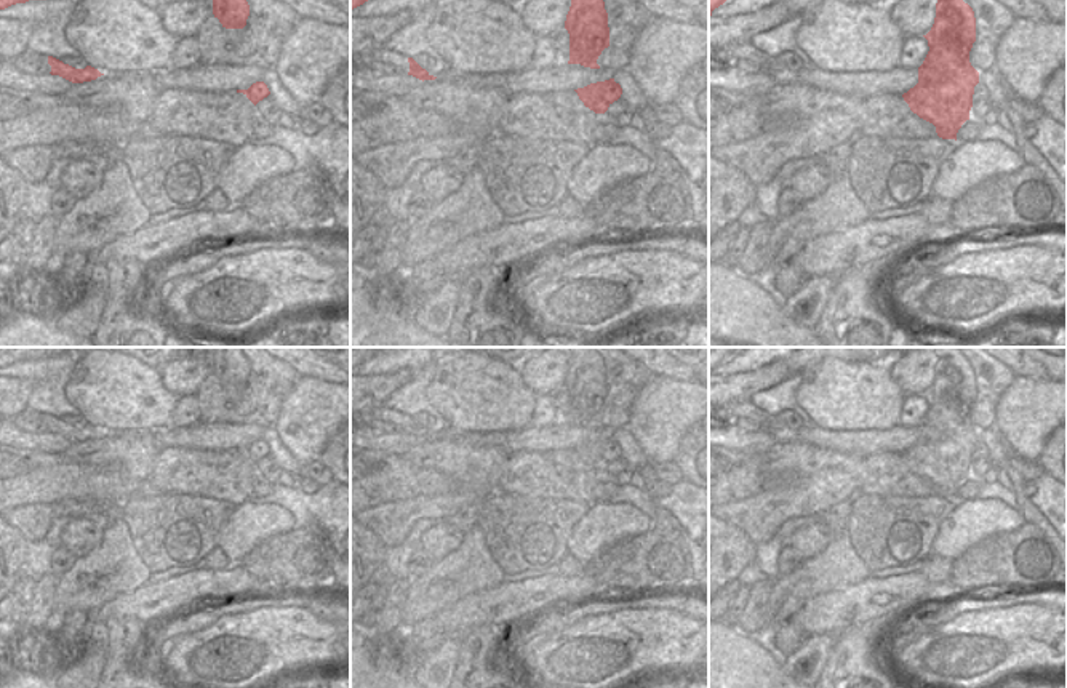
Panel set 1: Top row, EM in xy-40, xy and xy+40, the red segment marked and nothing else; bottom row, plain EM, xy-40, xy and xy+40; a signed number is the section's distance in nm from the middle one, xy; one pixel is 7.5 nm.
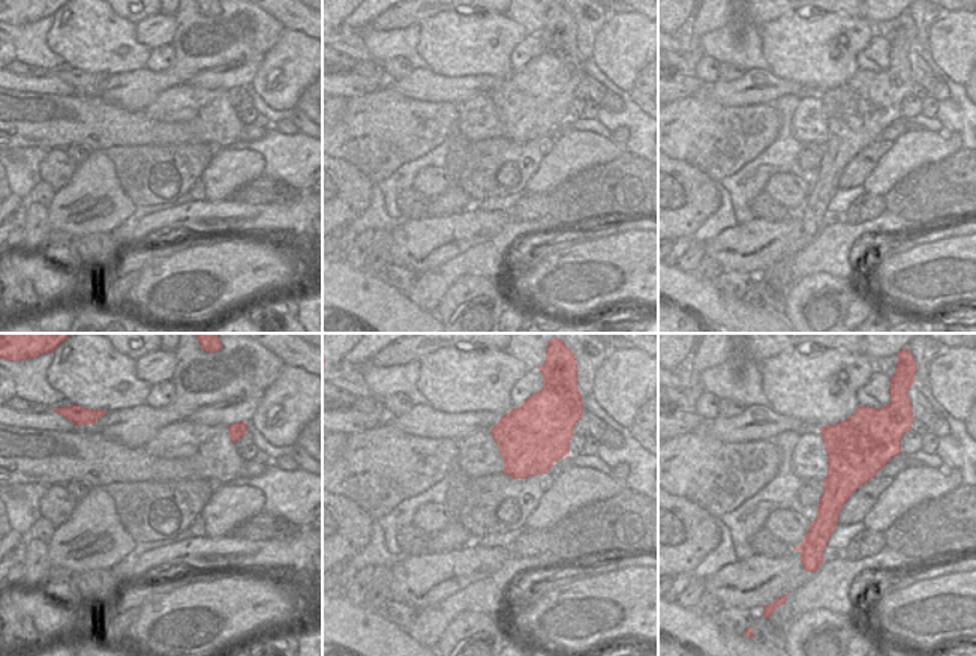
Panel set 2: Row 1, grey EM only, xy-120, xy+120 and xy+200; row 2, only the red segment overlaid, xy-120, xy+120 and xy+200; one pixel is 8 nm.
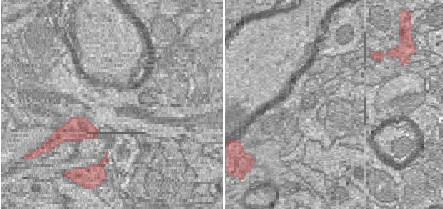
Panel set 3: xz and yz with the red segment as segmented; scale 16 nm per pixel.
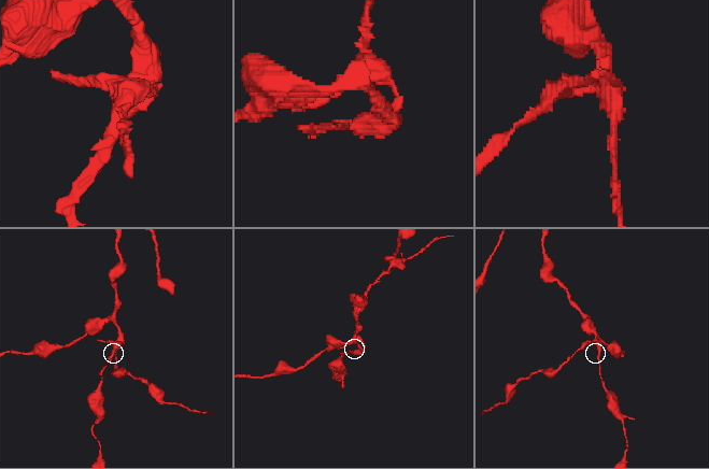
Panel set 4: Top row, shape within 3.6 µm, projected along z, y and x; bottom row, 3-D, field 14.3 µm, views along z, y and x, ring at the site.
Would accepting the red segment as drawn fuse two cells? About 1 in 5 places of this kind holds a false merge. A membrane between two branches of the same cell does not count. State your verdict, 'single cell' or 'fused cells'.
fused cells

